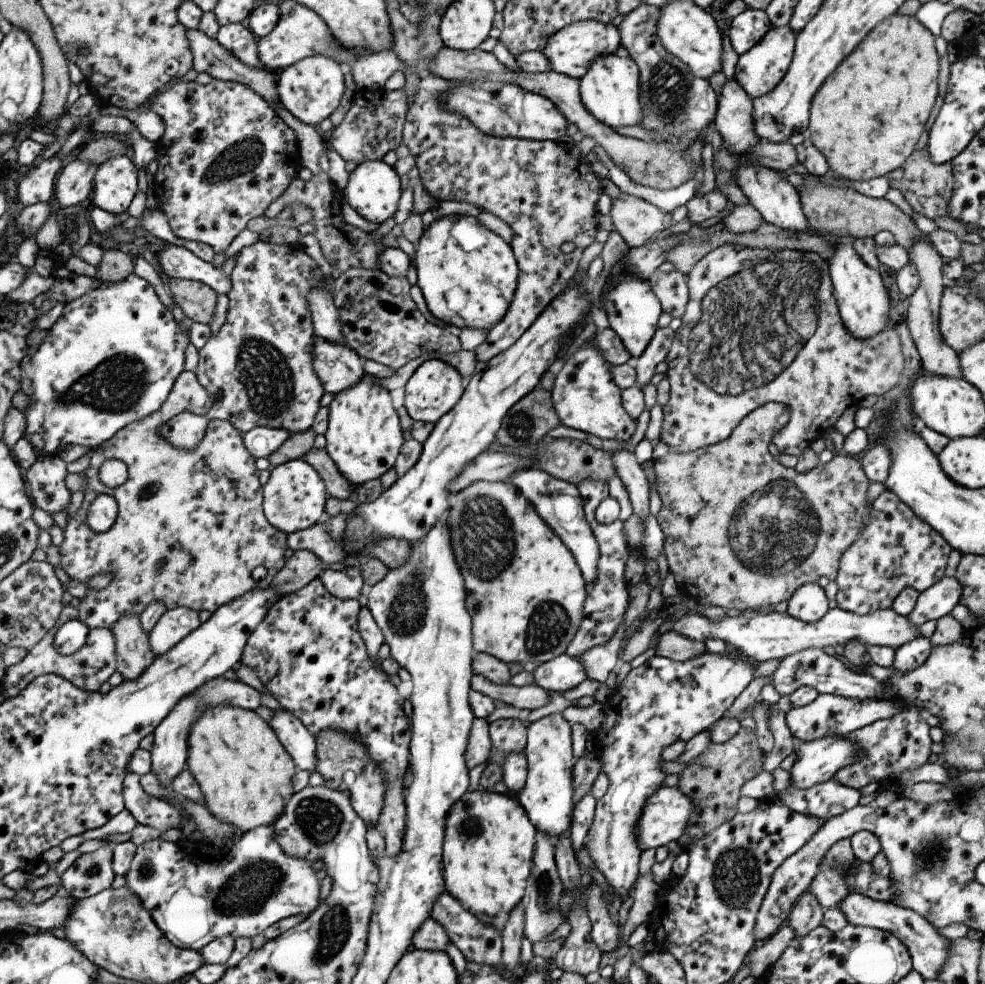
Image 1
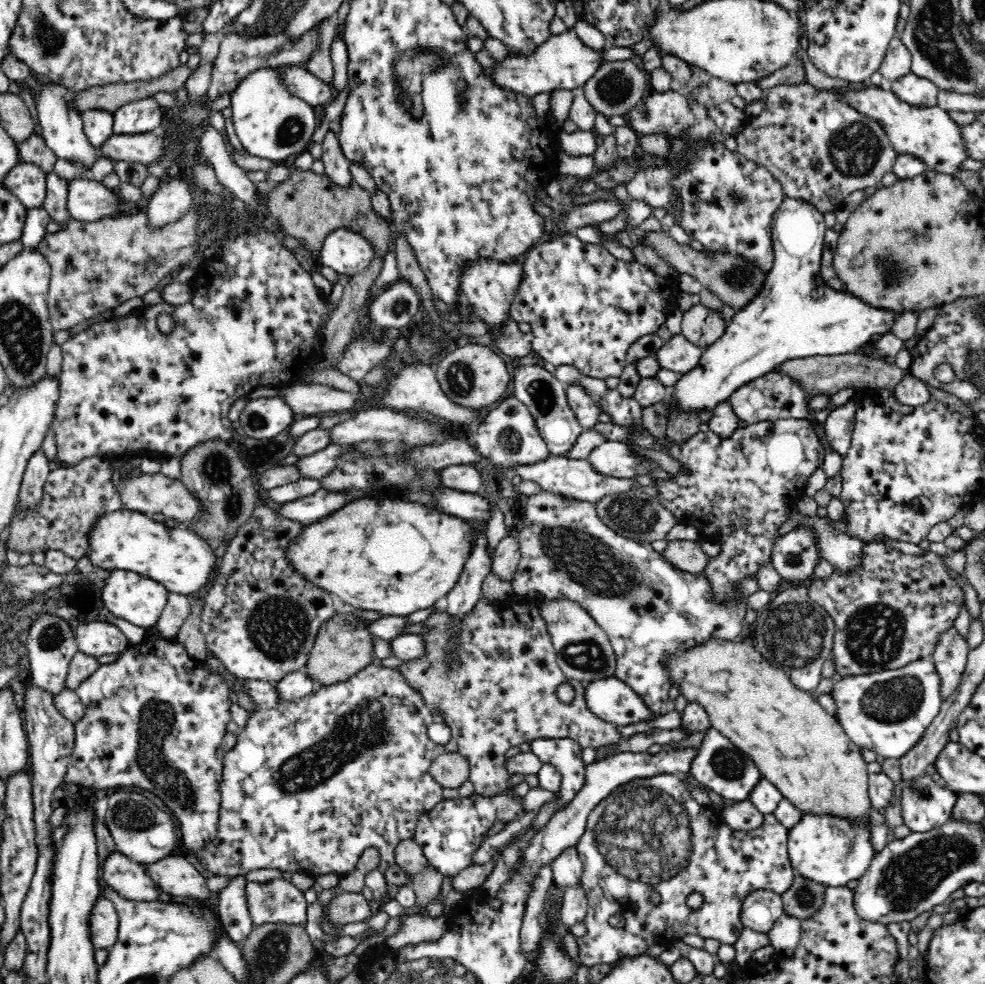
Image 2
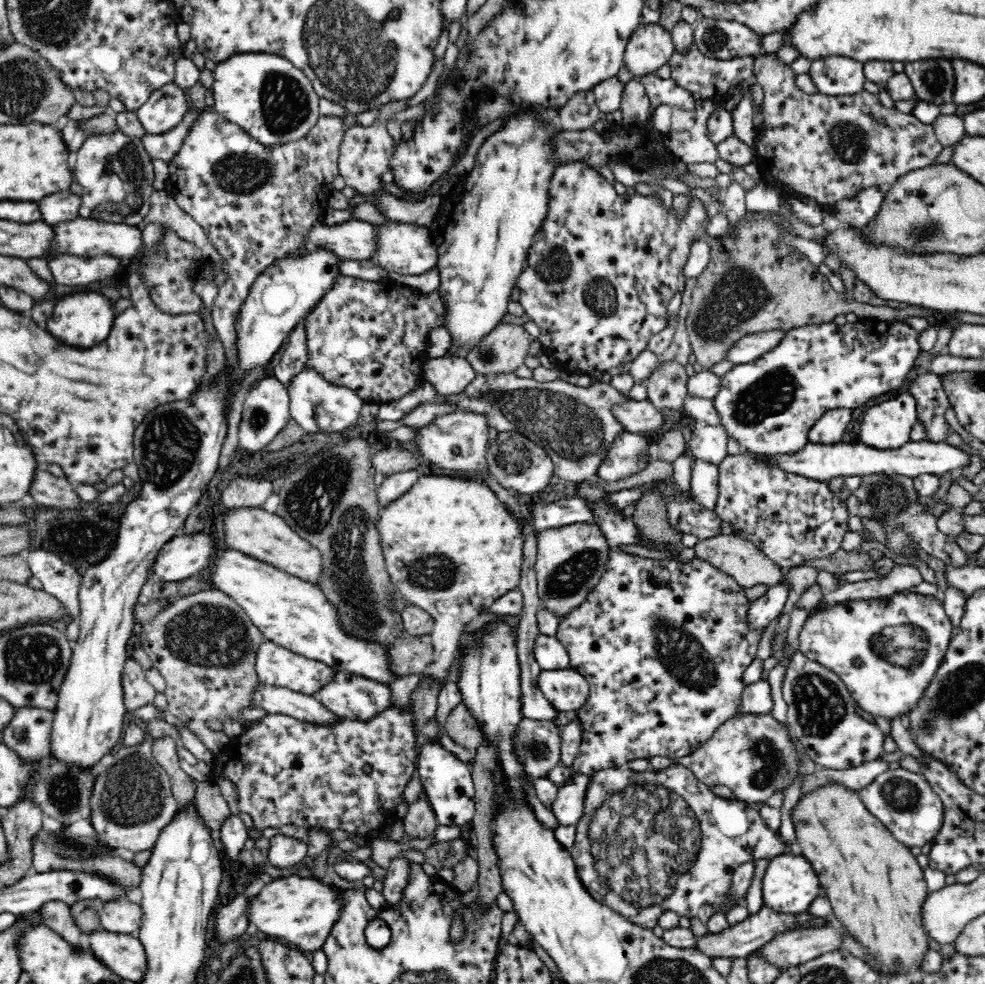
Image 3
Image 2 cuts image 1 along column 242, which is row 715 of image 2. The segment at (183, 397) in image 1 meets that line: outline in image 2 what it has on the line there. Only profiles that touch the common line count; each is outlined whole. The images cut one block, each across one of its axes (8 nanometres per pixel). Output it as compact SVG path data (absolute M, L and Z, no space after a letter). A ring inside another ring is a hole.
M512 594L504 601L491 602L485 598L481 598L481 600L477 602L476 607L470 613L466 614L464 618L451 618L448 611L433 613L425 621L422 621L428 626L427 630L429 630L428 633L424 633L423 635L420 634L420 637L424 639L424 643L426 643L426 654L424 654L422 658L403 662L396 668L400 673L402 673L402 675L404 675L406 682L408 682L412 688L416 689L420 695L422 695L422 698L424 698L424 704L428 709L430 709L430 711L432 711L432 714L437 716L437 718L441 718L441 720L450 727L452 739L458 746L458 752L464 755L464 757L468 759L468 763L470 763L470 774L468 779L473 784L474 793L479 794L480 796L498 796L498 794L504 794L504 792L508 790L508 778L510 778L511 774L506 771L506 765L504 765L506 759L504 758L504 754L509 748L515 746L518 747L525 742L532 742L537 739L571 739L578 742L580 747L583 749L588 747L608 747L612 744L620 744L621 736L620 733L616 731L616 725L604 722L604 720L598 718L593 712L588 710L584 696L585 683L569 679L559 667L553 642L546 630L546 623L540 616L540 606L542 606L542 600L540 601L537 600L537 598L531 598L530 595L524 596ZM456 621L460 621L461 624L460 634L455 634L455 632L451 630ZM454 650L458 653L458 662L449 666L449 664L447 664L447 656ZM563 682L569 682L575 692L573 701L568 704L562 703L558 697L556 697L556 687Z

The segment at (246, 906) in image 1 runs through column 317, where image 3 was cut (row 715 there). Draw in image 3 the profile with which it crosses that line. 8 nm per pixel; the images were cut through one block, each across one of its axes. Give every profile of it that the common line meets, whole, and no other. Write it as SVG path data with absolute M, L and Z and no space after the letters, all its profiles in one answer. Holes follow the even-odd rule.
M898 592L884 599L844 602L826 611L820 611L816 606L808 612L798 640L800 652L836 673L844 681L851 698L862 710L886 720L905 720L906 714L918 704L924 690L935 677L954 630L956 628L953 628L938 598Z

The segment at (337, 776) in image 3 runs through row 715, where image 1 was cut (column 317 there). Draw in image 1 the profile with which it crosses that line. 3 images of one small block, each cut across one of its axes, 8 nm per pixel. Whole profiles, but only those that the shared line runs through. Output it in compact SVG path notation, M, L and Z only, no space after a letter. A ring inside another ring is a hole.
M258 241L245 246L234 257L234 269L230 274L229 308L224 324L216 335L211 334L204 348L199 351L198 366L194 370L200 386L214 398L214 404L205 415L222 419L234 425L240 434L263 426L284 428L294 433L312 428L320 399L326 393L322 380L314 372L314 337L312 316L308 310L308 296L312 288L324 288L332 295L334 278L326 276L303 248L298 244L277 245Z

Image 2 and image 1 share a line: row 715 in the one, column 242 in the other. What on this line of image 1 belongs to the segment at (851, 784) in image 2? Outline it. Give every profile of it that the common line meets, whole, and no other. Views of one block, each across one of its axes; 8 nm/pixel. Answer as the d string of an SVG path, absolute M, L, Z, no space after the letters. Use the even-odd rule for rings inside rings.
M229 704L206 708L206 712L190 728L187 763L212 816L234 828L240 828L243 835L258 826L274 824L294 796L292 778L298 770L293 758L280 744L268 722L250 709L236 708Z

